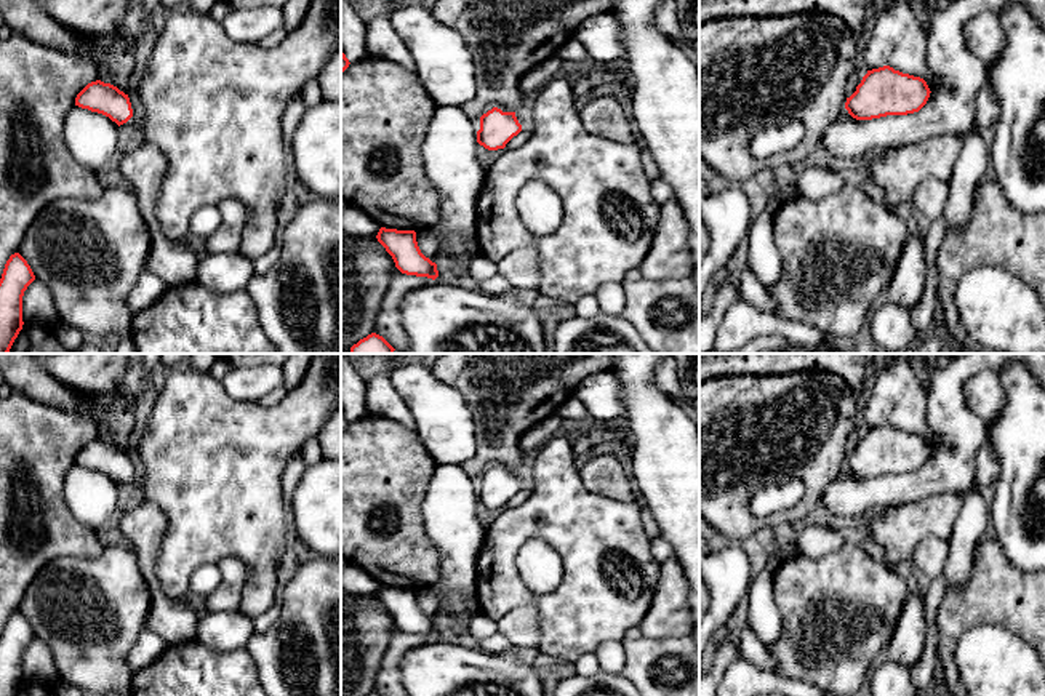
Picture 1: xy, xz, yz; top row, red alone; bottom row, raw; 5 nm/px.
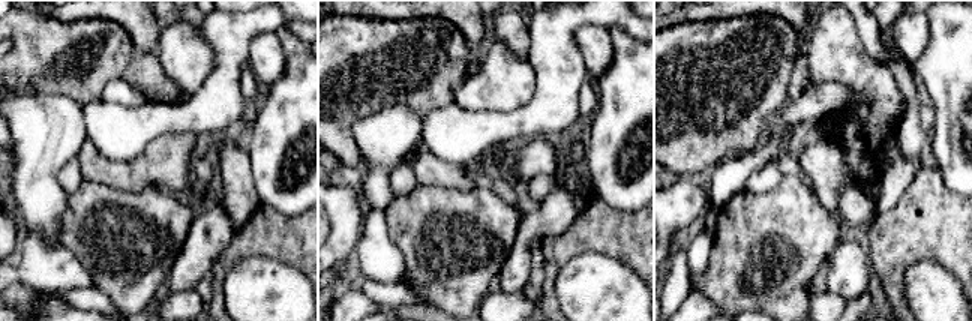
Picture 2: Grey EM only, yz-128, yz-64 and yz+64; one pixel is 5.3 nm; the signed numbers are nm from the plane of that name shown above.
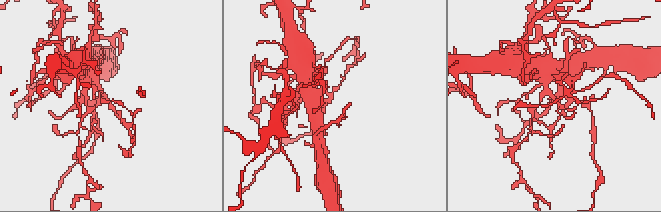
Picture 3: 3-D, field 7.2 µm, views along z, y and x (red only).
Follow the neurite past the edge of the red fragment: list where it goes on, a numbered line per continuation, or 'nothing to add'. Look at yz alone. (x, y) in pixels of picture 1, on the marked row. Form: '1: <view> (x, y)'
nothing to add

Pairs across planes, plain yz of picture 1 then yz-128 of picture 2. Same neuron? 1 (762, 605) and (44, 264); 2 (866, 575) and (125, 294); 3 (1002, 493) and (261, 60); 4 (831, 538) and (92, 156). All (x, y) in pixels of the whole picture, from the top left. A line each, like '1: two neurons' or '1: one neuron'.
1: one neuron
2: one neuron
3: two neurons
4: one neuron

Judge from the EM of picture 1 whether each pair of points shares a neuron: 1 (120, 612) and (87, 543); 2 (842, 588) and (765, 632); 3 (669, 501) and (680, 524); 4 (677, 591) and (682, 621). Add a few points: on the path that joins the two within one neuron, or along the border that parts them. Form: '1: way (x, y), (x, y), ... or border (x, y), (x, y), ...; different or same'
1: border (104, 548), (93, 557), (56, 556); different
2: border (770, 588), (780, 616), (780, 636), (767, 647); different
3: way (674, 506), (680, 512), (680, 519); same
4: way (677, 599), (677, 613); same

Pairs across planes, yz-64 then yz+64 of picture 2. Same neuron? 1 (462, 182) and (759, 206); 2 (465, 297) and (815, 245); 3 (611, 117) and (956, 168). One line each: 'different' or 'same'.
1: different
2: same
3: same

